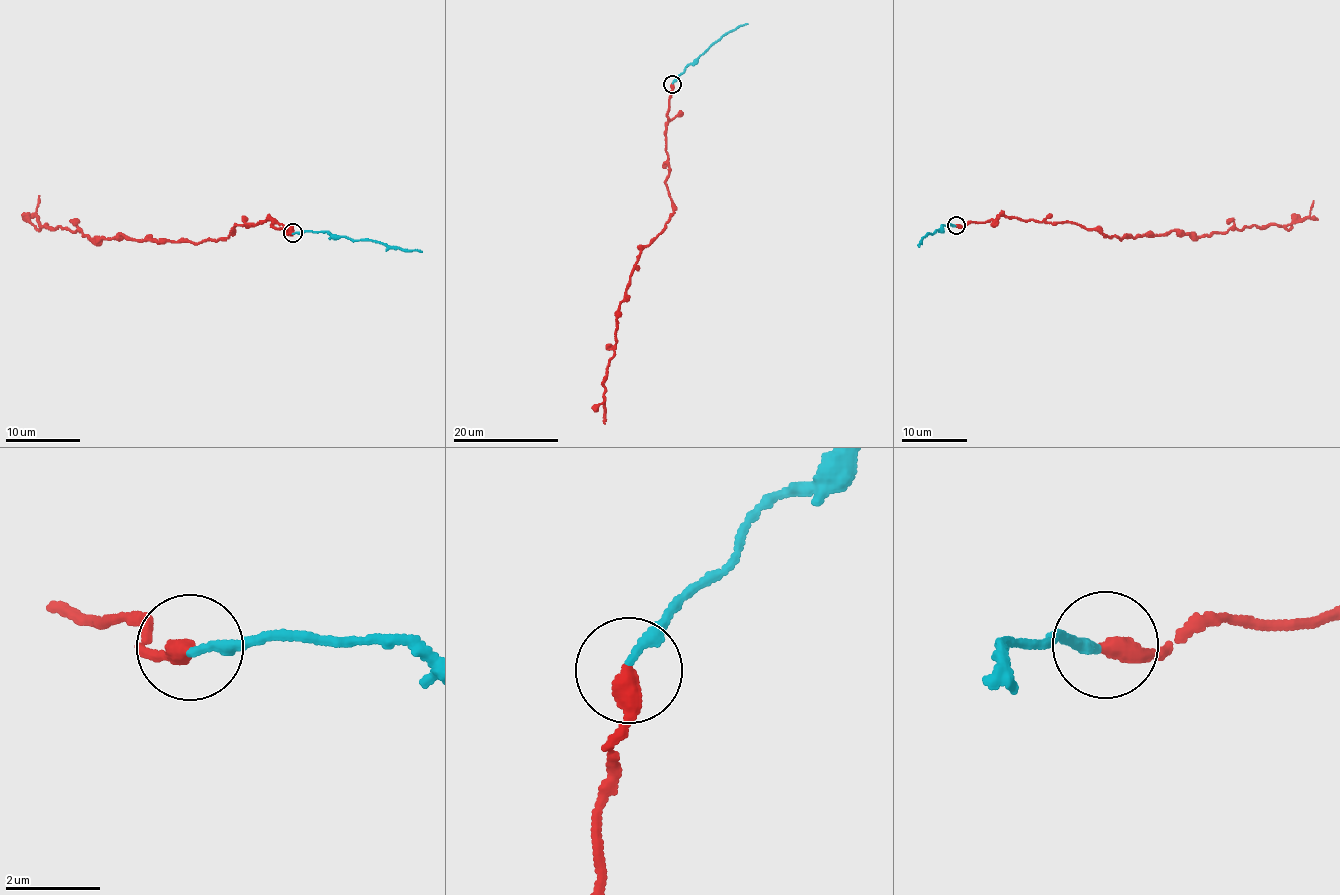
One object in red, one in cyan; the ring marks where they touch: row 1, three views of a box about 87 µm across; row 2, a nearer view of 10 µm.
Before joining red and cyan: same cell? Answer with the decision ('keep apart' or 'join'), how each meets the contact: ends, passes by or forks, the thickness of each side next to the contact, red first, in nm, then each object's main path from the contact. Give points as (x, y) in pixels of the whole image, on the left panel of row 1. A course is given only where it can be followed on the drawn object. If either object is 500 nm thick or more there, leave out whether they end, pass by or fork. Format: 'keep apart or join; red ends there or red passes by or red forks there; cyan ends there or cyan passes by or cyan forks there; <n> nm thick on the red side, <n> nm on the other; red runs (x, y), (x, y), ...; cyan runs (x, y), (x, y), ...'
join; red ends there; cyan ends there; 400 nm thick on the red side, 200 nm on the other; red runs (293, 233), (265, 220), (200, 242), (117, 234), (94, 241), (61, 226), (38, 225), (39, 196); cyan runs (293, 233), (327, 232), (354, 240), (379, 241), (389, 247), (421, 252)

